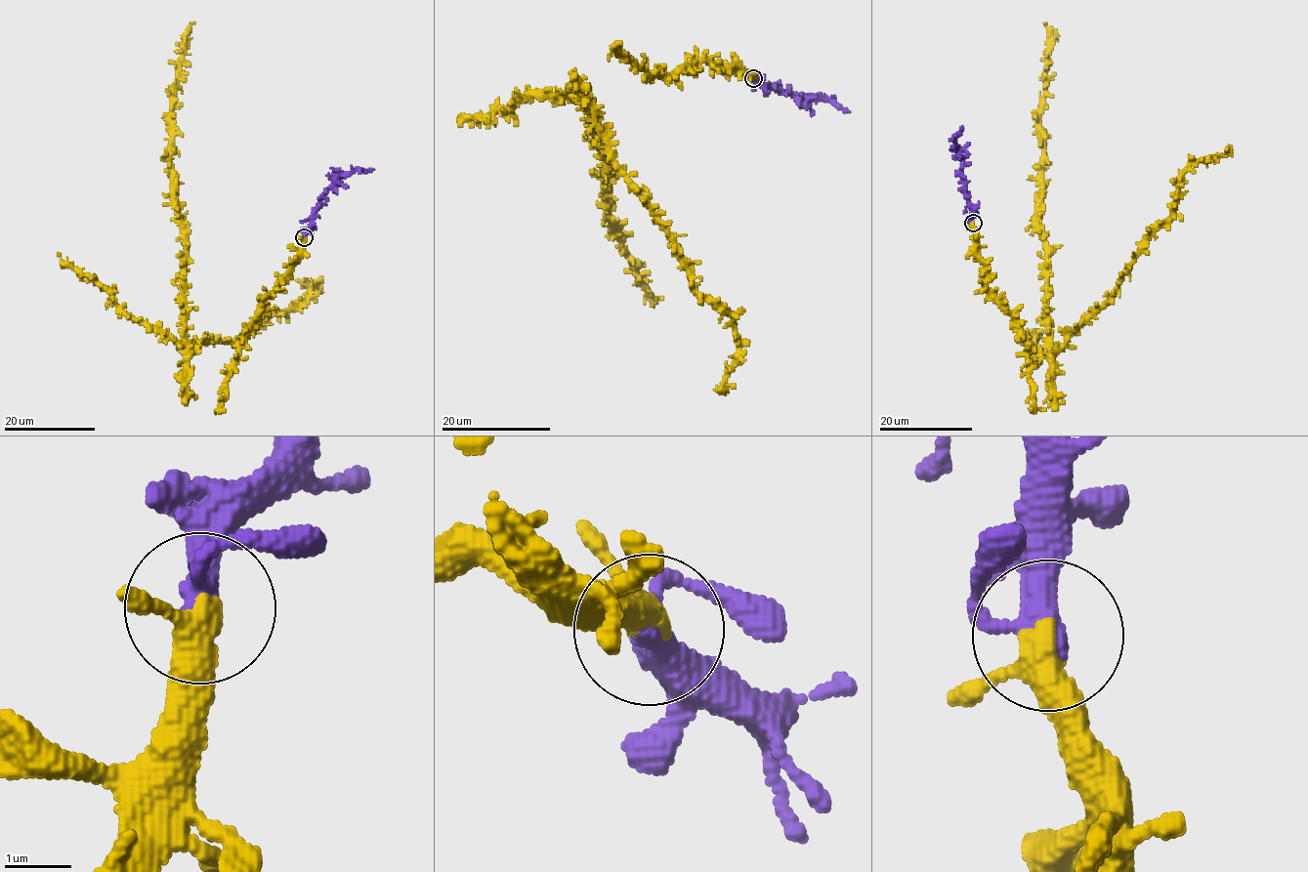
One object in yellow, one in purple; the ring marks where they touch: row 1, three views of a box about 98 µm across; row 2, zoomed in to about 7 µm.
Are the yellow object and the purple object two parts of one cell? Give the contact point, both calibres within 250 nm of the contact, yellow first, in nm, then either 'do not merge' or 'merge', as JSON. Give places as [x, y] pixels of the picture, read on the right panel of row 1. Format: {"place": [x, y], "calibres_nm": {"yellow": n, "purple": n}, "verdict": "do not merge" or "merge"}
{"place": [973, 223], "calibres_nm": {"yellow": 340, "purple": 380}, "verdict": "merge"}

